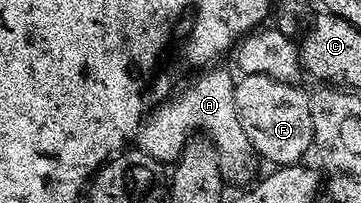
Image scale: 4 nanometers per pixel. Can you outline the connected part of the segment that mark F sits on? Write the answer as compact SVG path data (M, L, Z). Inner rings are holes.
M245 74L235 83L235 103L237 117L241 119L241 129L249 136L249 144L261 156L272 171L292 170L309 166L320 161L318 150L312 148L313 116L311 115L311 94L302 90L302 85L293 82L273 80L264 74Z

